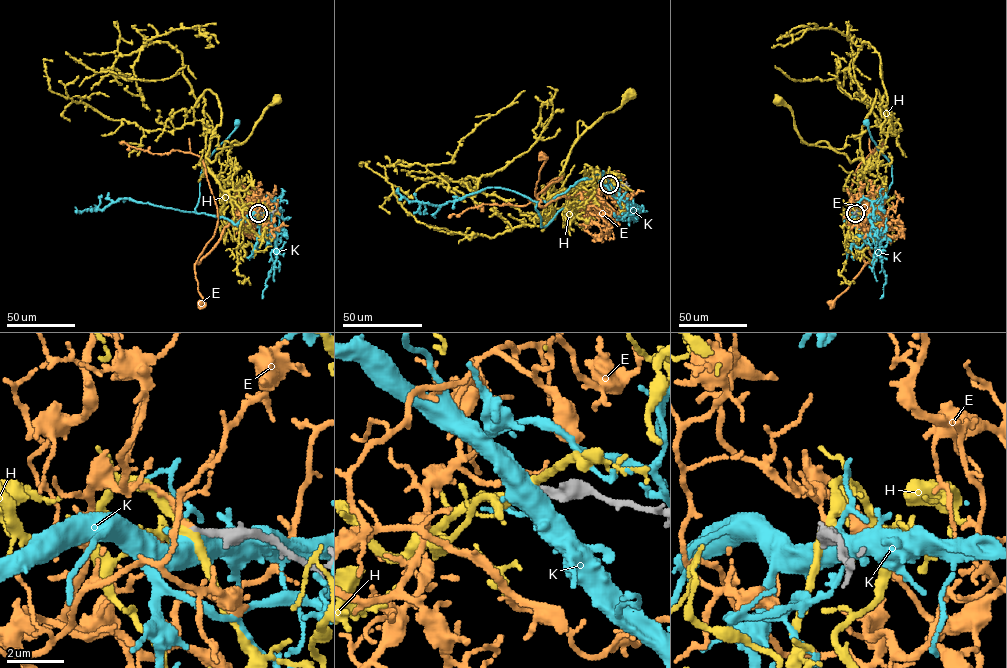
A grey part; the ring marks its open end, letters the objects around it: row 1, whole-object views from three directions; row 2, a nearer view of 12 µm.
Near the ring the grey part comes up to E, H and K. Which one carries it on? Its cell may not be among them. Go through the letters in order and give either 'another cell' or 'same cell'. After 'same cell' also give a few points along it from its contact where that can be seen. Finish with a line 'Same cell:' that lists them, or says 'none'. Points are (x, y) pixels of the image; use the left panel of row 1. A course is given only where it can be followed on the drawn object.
E: same cell; course (258, 213), (254, 211), (250, 218), (235, 215), (216, 245), (194, 264), (198, 290), (204, 301), (199, 303)
H: another cell
K: another cell
Same cell: E

